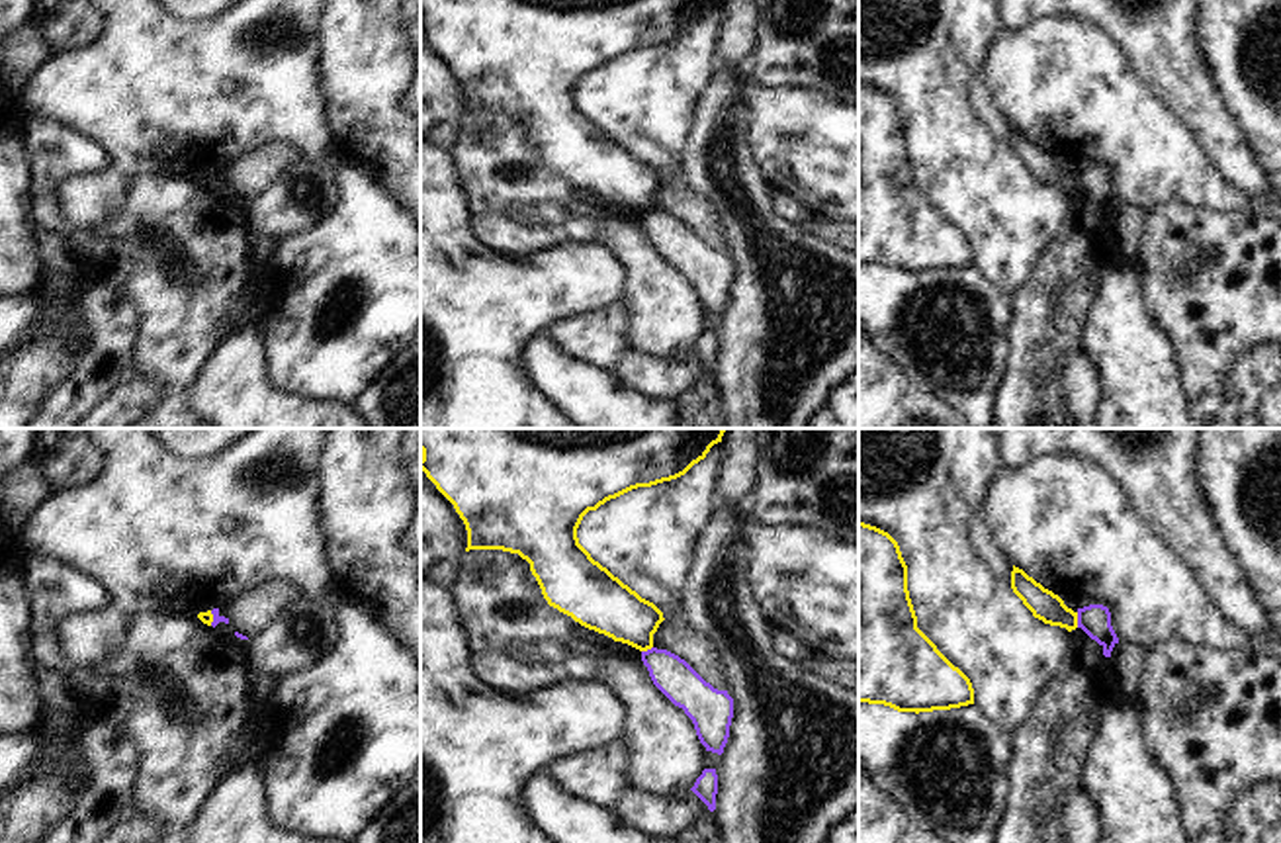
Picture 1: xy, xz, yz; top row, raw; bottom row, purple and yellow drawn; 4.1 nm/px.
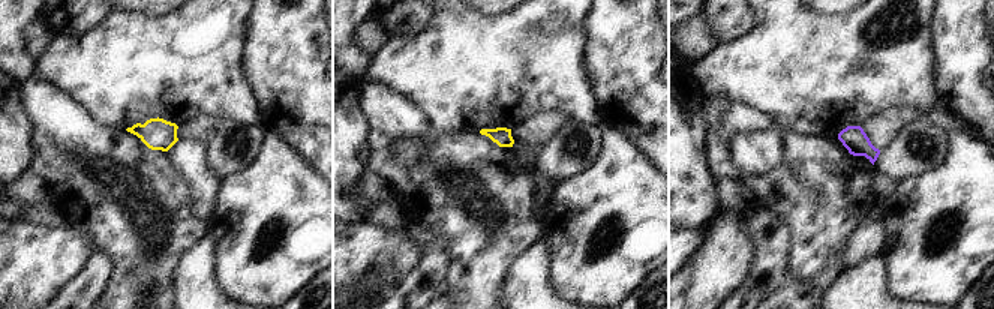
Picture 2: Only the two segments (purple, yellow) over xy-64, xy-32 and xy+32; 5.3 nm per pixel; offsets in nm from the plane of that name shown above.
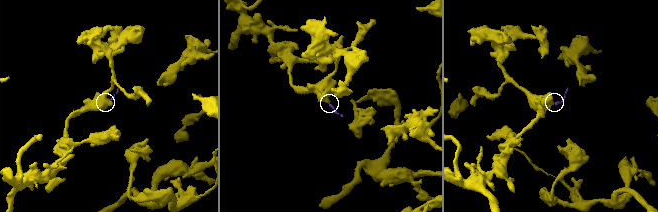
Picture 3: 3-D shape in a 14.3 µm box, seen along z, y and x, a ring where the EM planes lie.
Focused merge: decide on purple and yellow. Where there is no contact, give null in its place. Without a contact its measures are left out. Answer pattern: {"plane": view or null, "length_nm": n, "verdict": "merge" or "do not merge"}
{"plane": "yz", "length_nm": 60, "verdict": "do not merge"}

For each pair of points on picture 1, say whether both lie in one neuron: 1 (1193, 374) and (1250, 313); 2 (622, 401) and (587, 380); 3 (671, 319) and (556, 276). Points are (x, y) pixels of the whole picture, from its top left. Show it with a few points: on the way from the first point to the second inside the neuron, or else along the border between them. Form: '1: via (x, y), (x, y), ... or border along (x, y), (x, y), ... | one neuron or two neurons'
1: via (1207, 358), (1235, 329) | one neuron
2: via (615, 401), (609, 401), (595, 388) | one neuron
3: border along (618, 255), (628, 266), (624, 300) | two neurons

